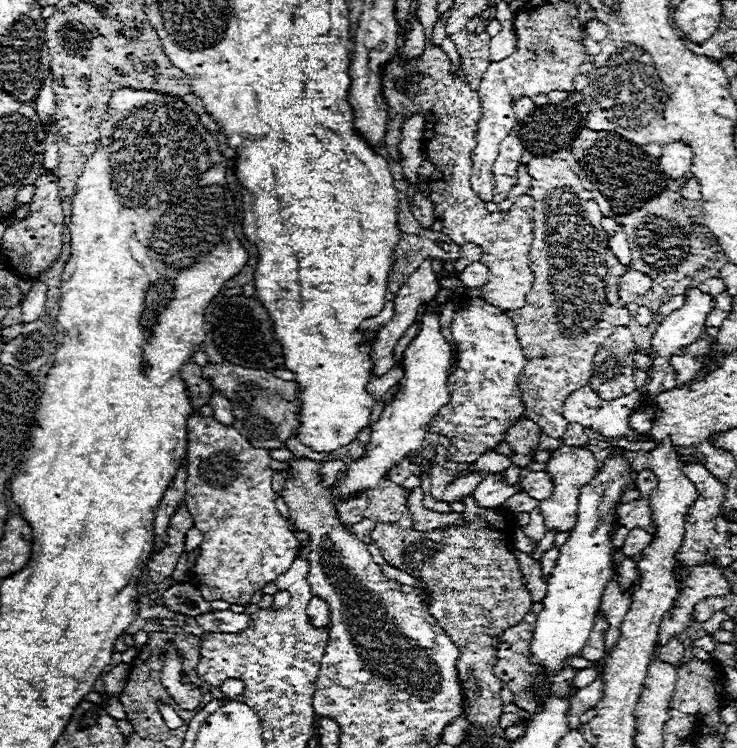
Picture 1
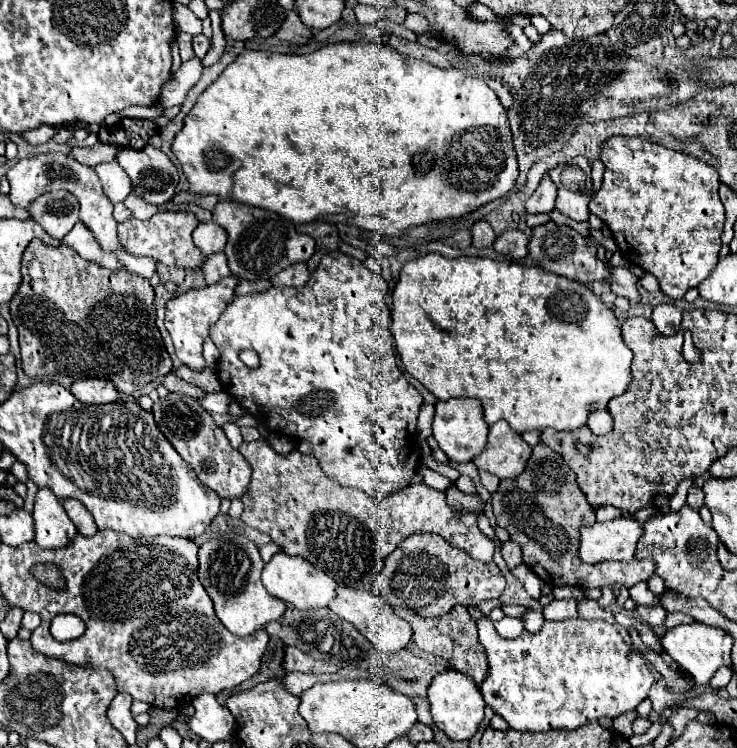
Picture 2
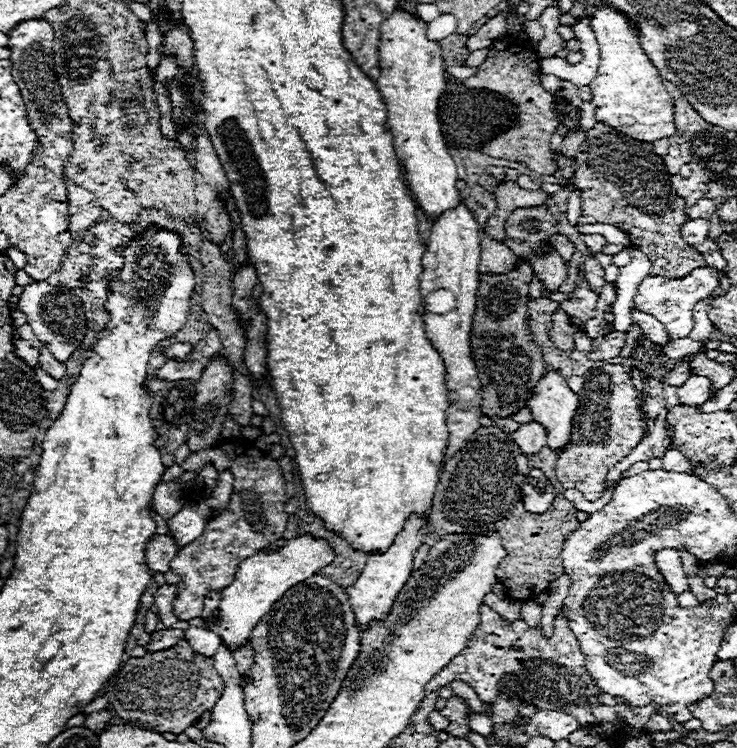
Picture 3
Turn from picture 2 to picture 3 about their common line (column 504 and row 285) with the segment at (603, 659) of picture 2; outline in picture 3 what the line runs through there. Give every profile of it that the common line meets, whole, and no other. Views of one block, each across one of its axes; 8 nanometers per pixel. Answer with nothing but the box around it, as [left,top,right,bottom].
[634,266,720,340]

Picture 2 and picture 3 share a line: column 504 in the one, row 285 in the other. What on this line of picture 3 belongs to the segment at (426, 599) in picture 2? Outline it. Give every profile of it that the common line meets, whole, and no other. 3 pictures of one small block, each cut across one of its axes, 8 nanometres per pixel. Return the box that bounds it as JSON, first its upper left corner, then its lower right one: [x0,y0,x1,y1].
[560,280,598,322]

